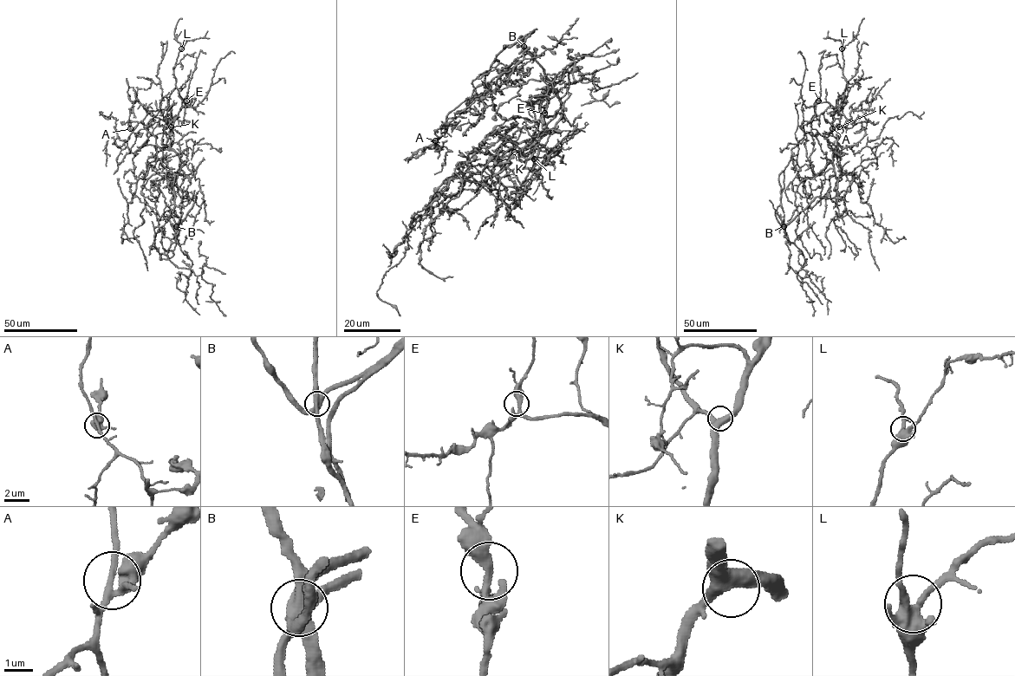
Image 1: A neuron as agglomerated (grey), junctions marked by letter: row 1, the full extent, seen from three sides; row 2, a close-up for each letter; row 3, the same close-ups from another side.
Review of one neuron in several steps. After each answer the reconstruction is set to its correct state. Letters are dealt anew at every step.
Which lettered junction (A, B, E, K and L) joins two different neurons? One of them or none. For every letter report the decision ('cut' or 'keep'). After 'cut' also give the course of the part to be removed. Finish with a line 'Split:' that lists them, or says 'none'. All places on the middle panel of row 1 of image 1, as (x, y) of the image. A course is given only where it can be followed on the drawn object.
A: keep
B: keep
E: keep
K: keep
L: keep
Split: none

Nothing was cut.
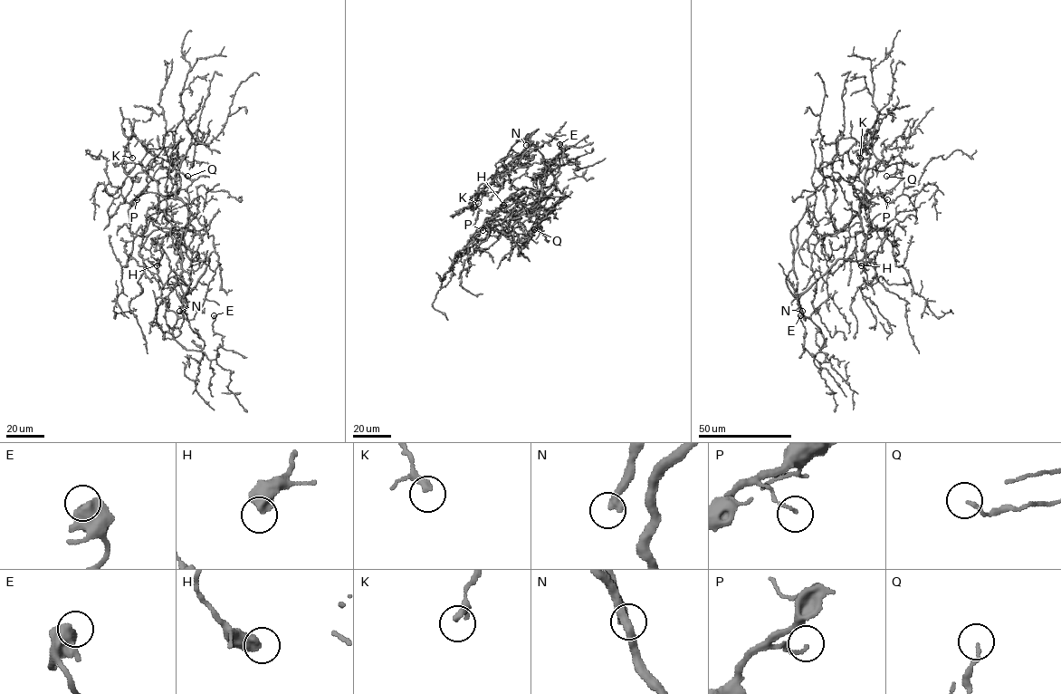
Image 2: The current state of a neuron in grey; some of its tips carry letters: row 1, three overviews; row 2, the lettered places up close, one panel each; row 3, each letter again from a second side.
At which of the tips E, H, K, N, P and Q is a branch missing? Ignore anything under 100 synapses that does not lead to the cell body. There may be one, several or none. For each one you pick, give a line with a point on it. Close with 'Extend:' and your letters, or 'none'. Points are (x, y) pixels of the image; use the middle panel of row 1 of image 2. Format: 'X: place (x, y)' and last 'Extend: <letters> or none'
N: place (526, 145)
Extend: N

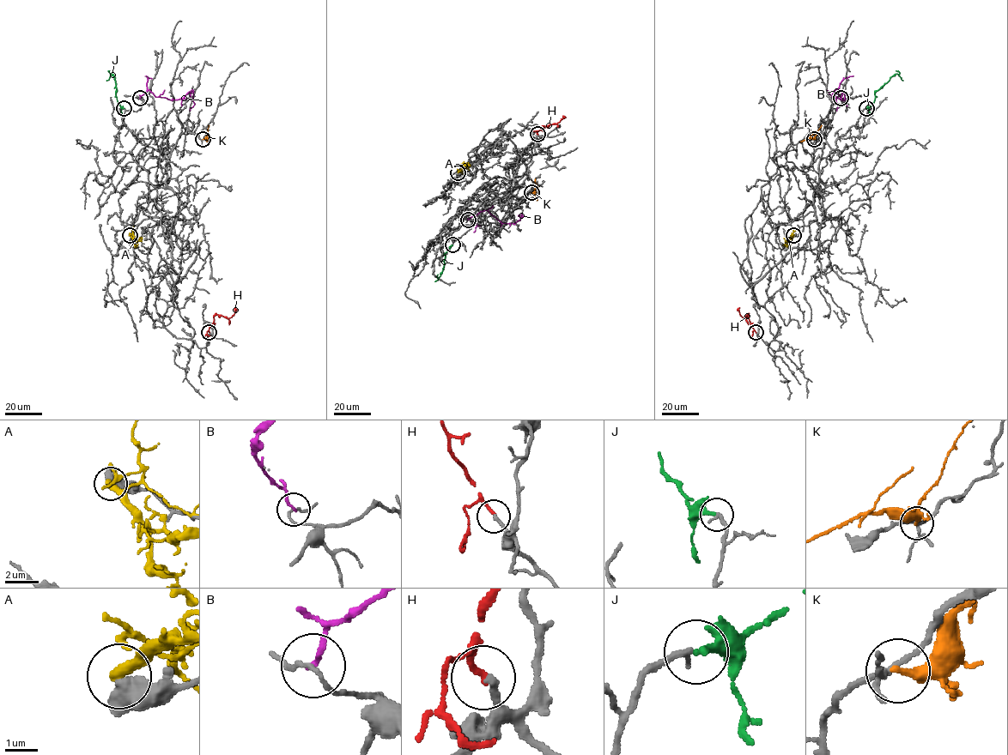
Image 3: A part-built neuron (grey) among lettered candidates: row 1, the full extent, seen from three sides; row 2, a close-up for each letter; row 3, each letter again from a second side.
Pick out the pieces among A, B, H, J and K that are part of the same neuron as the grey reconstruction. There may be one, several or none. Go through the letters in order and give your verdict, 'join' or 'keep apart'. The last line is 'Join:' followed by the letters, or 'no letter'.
A: keep apart
B: keep apart
H: join
J: join
K: keep apart
Join: H, J

